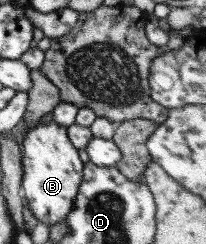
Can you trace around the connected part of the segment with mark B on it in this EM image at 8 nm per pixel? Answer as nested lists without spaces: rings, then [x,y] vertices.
[[[49,119],[29,129],[22,144],[22,190],[23,196],[28,200],[27,205],[31,208],[33,216],[48,224],[50,227],[56,222],[65,221],[67,214],[75,206],[75,197],[79,192],[83,180],[84,162],[79,157],[79,149],[69,140],[68,128]]]

